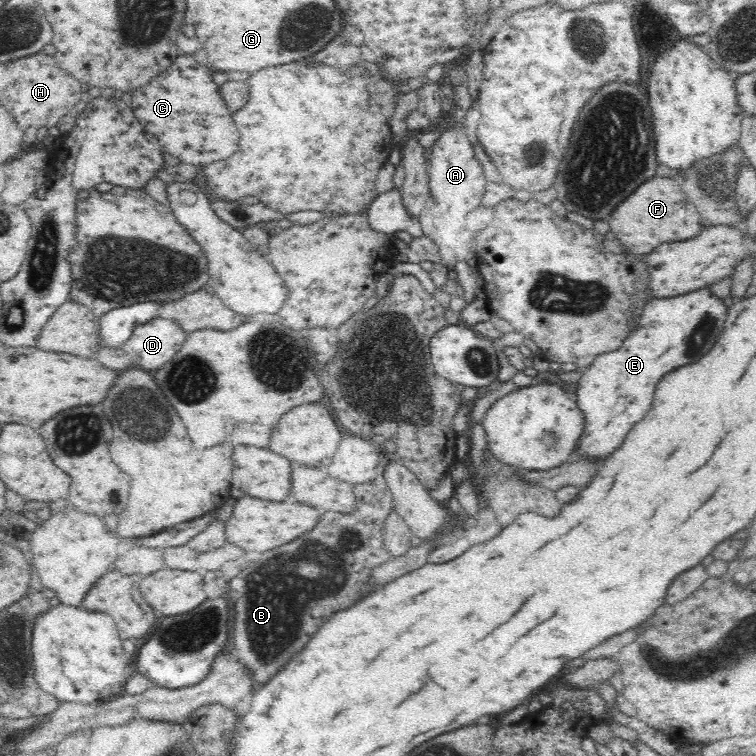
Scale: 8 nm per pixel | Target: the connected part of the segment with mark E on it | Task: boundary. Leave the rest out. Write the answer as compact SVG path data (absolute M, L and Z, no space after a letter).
M708 288L674 296L666 300L652 300L644 306L640 326L624 338L620 350L599 354L582 370L575 401L584 410L586 428L580 436L578 454L592 460L602 460L624 442L632 424L640 422L652 406L654 388L660 378L678 366L700 360L714 346L726 320L726 306L714 298Z

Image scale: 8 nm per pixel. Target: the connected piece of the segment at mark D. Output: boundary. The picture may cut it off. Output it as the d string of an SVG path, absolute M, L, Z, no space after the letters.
M166 316L140 324L129 338L120 348L126 350L140 368L154 372L172 360L172 356L182 348L186 334L176 321Z

